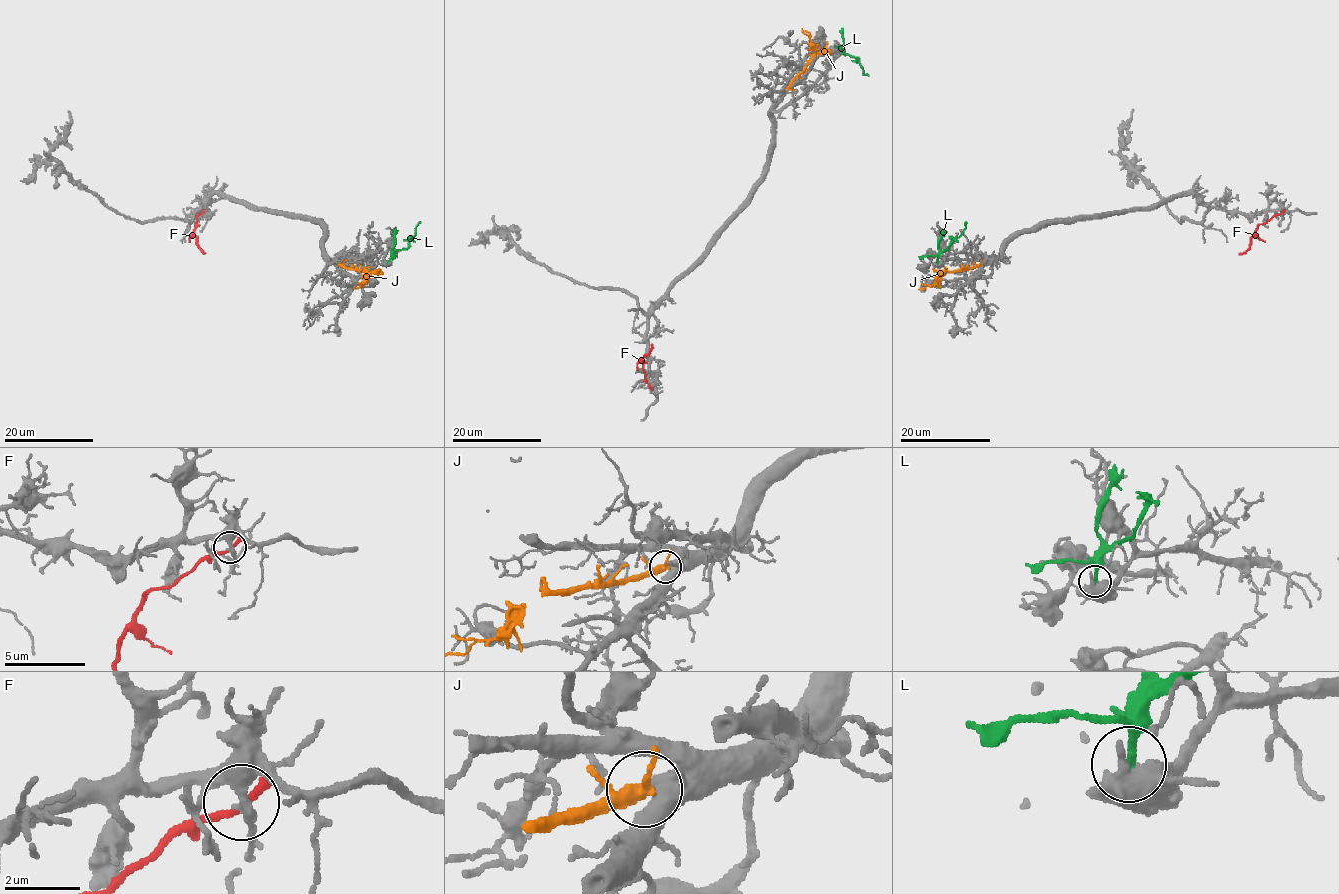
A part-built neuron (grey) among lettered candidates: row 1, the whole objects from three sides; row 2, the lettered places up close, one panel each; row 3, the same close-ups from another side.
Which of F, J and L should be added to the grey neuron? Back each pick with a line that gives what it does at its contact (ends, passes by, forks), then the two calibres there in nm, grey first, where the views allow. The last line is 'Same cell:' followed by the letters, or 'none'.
J: it passes by | 340/300 nm
Same cell: J

